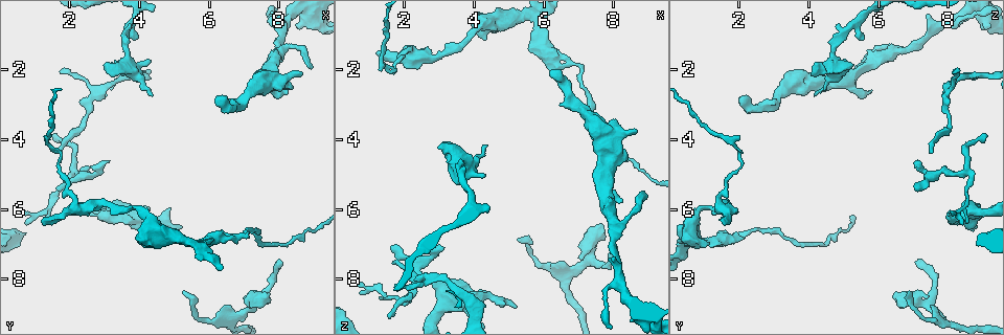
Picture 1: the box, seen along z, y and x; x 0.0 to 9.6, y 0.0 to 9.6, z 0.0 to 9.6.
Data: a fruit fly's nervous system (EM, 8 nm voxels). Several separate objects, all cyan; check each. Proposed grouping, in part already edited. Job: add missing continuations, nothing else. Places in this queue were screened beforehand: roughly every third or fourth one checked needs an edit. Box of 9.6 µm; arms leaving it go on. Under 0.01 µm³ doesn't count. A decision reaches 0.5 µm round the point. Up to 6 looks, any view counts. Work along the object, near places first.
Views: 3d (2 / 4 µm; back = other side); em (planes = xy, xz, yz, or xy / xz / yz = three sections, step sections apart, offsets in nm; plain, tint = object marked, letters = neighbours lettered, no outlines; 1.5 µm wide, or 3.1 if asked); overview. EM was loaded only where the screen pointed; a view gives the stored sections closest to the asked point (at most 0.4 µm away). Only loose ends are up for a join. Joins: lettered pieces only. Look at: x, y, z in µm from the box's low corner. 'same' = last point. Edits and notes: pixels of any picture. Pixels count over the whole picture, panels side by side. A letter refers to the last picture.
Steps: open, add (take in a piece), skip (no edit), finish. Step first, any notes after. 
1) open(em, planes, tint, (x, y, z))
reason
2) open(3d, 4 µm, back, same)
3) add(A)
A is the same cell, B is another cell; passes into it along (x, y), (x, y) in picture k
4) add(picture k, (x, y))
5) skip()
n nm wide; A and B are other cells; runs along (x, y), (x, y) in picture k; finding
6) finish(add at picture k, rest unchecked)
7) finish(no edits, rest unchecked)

open(em, xy, step 8, tint, (8.10, 7.55, 7.05))
free end

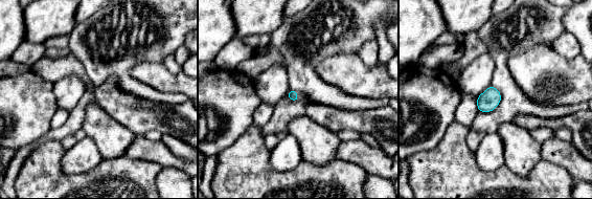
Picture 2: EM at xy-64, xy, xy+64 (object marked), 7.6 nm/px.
open(em, planes, letters, same)
cut it another way

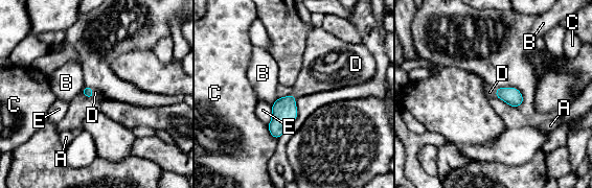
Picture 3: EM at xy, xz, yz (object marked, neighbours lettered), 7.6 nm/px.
add(D)
E touches over 160 nm; D is the same cell, A, B, C and E are other cells; passes into it along (511, 96), (496, 93), (490, 92) in picture 3; the neuron continues

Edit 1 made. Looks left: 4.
open(overview)
see it whole again

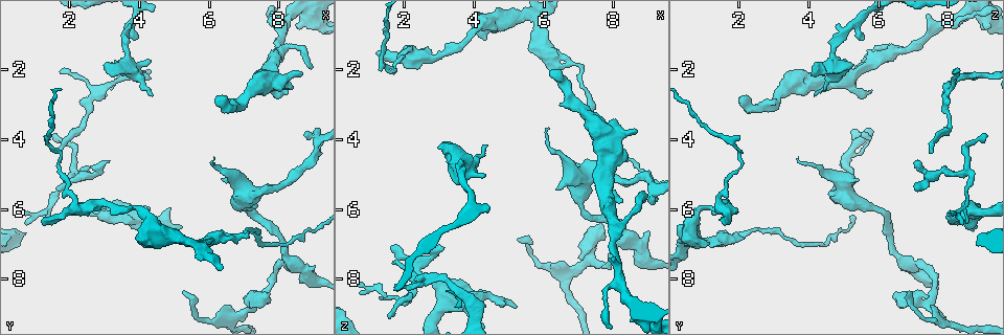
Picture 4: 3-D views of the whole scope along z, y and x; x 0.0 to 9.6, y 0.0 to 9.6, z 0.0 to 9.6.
open(em, planes, letters, (1.75, 5.45, 7.00))

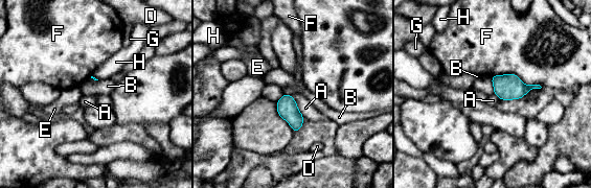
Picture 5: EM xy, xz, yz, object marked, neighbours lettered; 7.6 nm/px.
skip()
A, B, D, E, F, G and H are other cells; border along (290, 95), (303, 116) in picture 5; no lettered piece goes on from it

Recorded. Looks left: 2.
finish(add at picture 3, rest unchecked)

